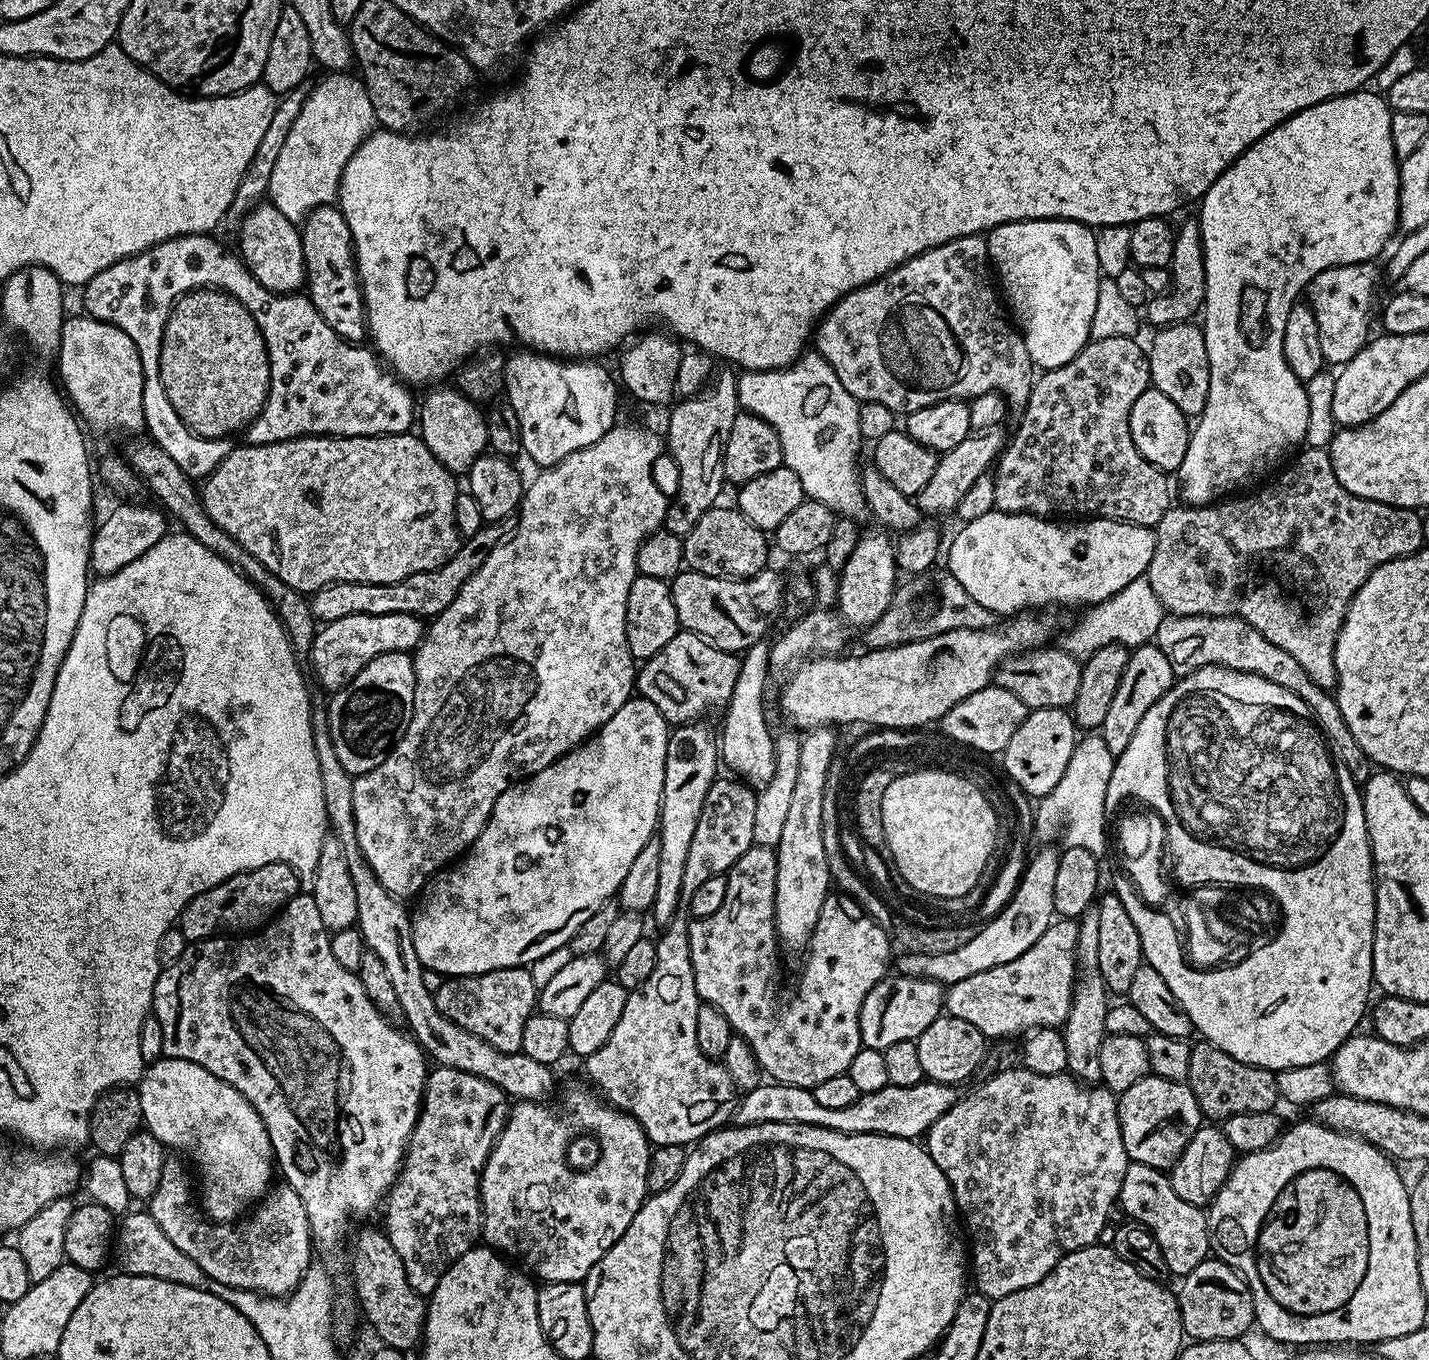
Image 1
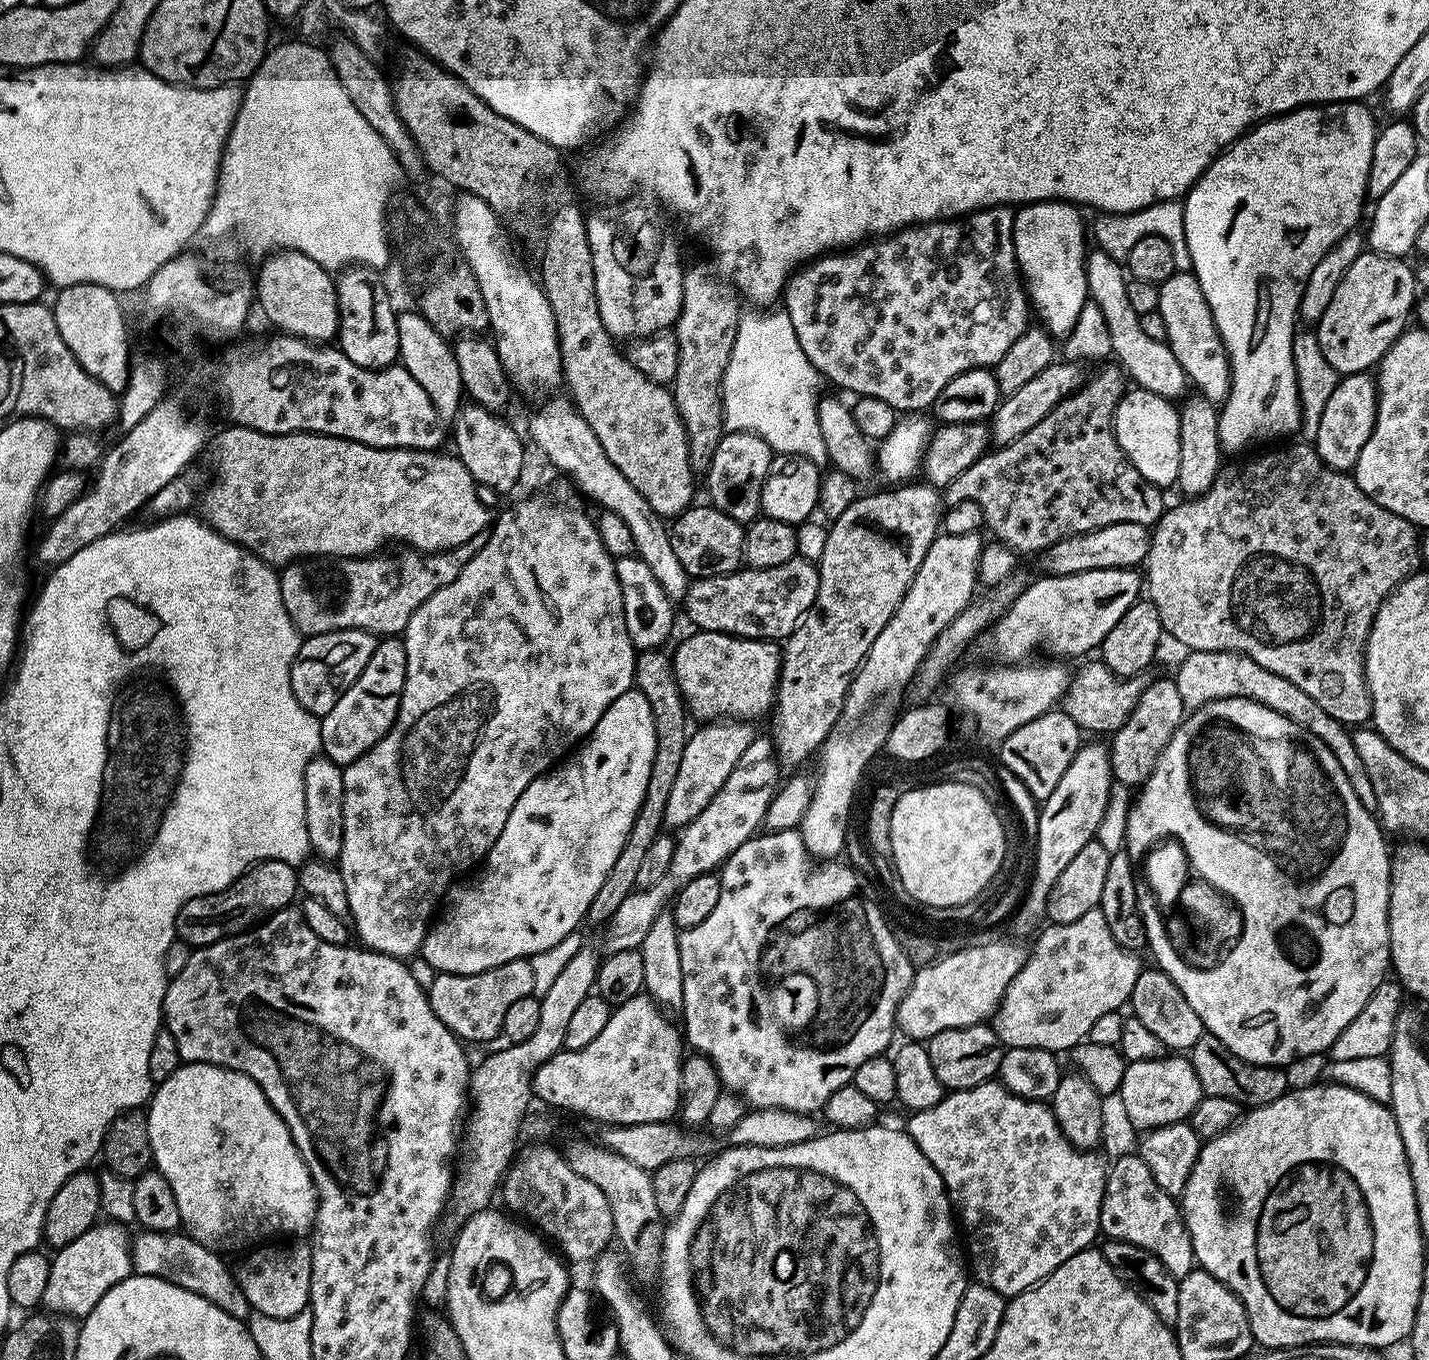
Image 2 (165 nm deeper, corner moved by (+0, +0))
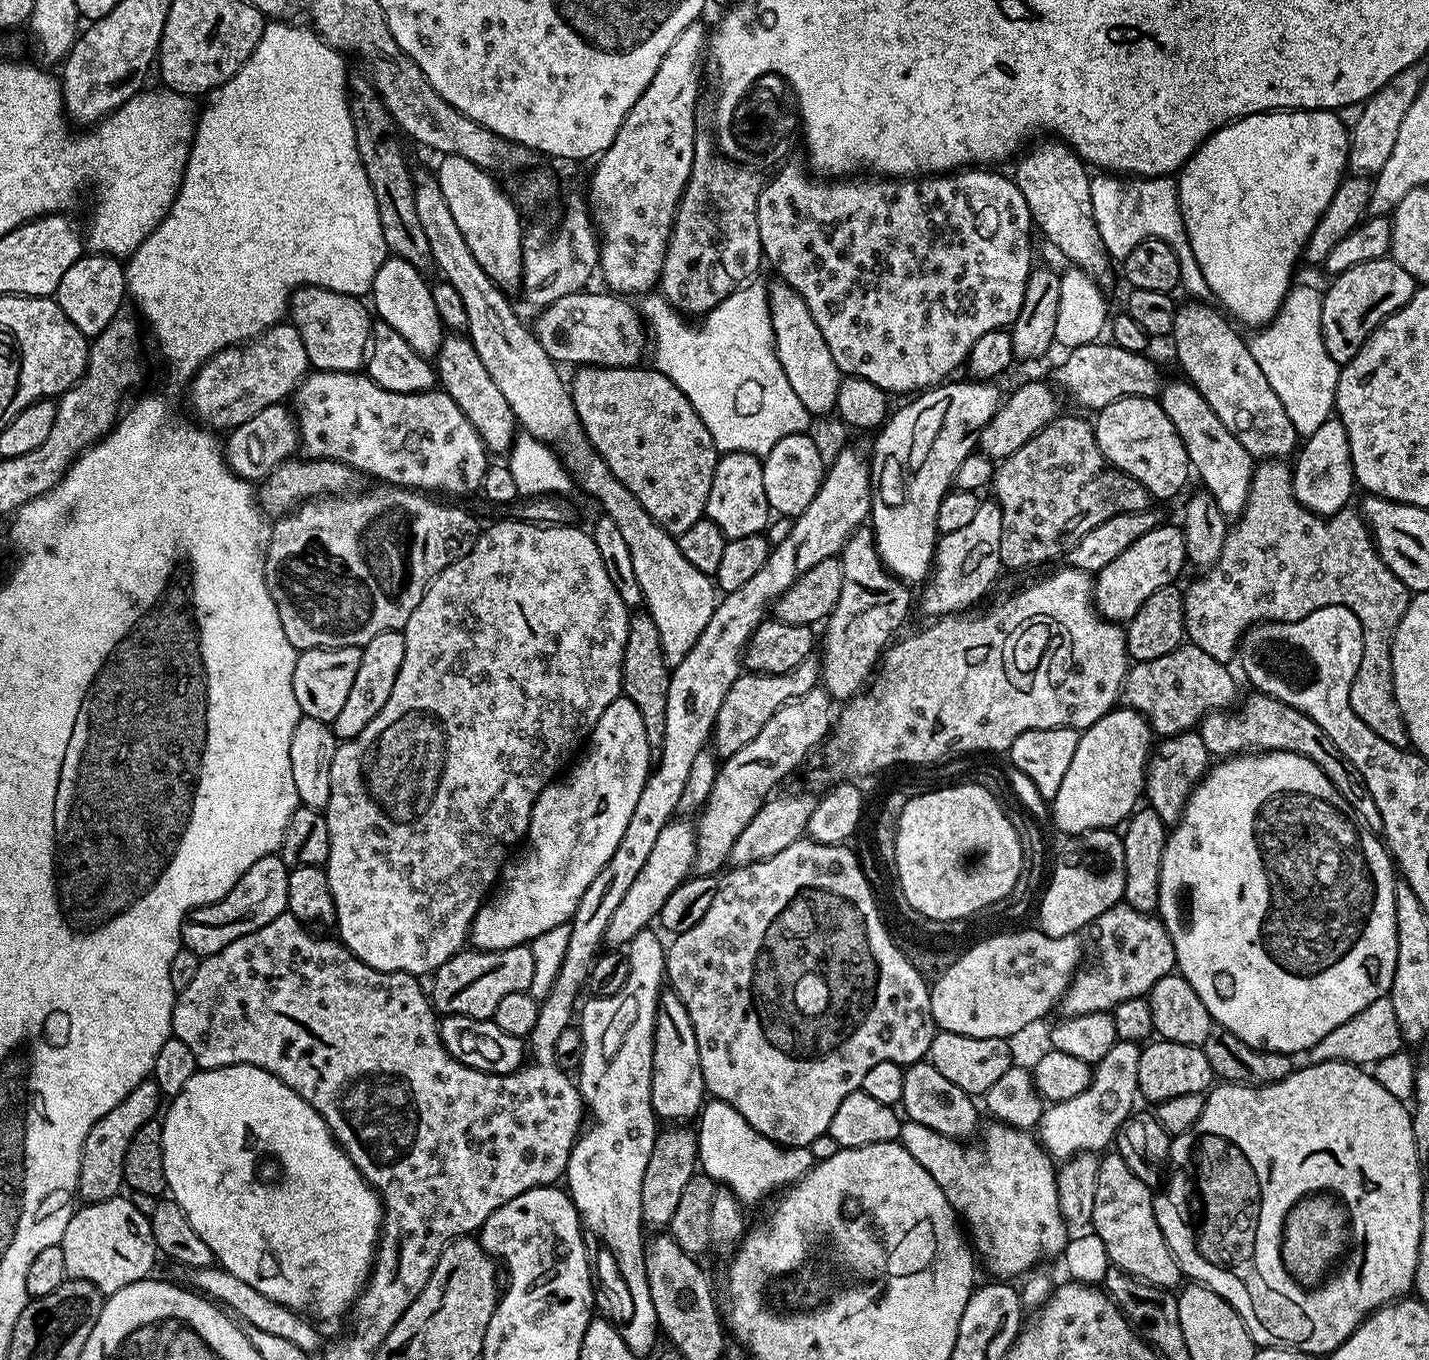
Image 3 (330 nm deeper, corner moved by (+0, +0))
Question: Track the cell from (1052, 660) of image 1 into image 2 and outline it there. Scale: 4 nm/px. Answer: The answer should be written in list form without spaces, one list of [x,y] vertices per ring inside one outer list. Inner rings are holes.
[[[1102,662],[1084,664],[1068,681],[1068,691],[1062,697],[1062,710],[1085,733],[1111,734],[1130,718],[1134,706],[1144,693],[1146,680],[1143,675],[1122,677],[1114,675]]]

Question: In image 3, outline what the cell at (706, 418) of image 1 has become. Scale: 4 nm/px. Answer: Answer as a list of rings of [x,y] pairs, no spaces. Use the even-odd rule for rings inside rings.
[[[704,130],[697,131],[694,166],[690,166],[690,178],[678,204],[658,285],[659,291],[672,303],[673,308],[688,318],[707,316],[708,311],[717,308],[731,292],[749,283],[755,277],[752,275],[760,268],[760,260],[762,264],[765,259],[764,247],[758,234],[756,203],[766,180],[756,173],[759,171],[755,167],[736,160],[720,156],[711,134]]]

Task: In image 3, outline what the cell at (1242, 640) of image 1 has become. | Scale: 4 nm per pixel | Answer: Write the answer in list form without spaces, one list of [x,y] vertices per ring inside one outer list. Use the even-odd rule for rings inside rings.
[[[1252,694],[1252,697],[1239,705],[1237,710],[1221,710],[1209,712],[1198,725],[1198,731],[1202,742],[1206,742],[1206,750],[1213,757],[1227,758],[1237,754],[1248,754],[1253,750],[1258,752],[1293,752],[1310,758],[1334,782],[1334,786],[1350,802],[1350,806],[1356,815],[1364,821],[1367,828],[1373,830],[1382,829],[1382,818],[1378,814],[1378,806],[1374,806],[1374,798],[1362,778],[1358,774],[1358,766],[1334,746],[1334,741],[1326,735],[1326,730],[1318,726],[1306,714],[1294,710],[1294,706],[1286,706],[1286,702],[1278,702],[1278,698],[1263,694]]]

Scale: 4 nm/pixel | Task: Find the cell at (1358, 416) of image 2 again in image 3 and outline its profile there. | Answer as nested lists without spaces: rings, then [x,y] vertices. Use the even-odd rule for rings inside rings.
[[[1339,418],[1322,422],[1322,426],[1318,426],[1318,430],[1314,430],[1314,434],[1310,434],[1303,441],[1295,460],[1292,485],[1302,506],[1306,506],[1318,516],[1326,517],[1349,507],[1351,500],[1348,499],[1352,496],[1352,488],[1354,489],[1352,455],[1348,435]]]

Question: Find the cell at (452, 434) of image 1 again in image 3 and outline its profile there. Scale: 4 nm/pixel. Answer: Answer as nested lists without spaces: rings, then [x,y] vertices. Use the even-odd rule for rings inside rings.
[[[389,255],[388,259],[382,262],[378,274],[374,274],[370,304],[375,315],[386,326],[398,330],[398,334],[402,334],[402,338],[406,338],[406,342],[410,342],[410,346],[414,346],[420,356],[432,358],[440,349],[446,329],[440,320],[438,306],[434,306],[432,284],[424,281],[424,275],[421,269],[415,268],[401,256]]]

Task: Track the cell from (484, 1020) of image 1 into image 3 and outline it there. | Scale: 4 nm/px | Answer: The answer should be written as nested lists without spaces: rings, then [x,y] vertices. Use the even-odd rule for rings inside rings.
[[[528,944],[493,952],[461,950],[436,972],[434,992],[430,999],[437,1013],[444,1016],[491,1020],[494,1010],[498,1010],[498,1002],[502,1002],[506,994],[529,991],[533,978],[534,954]]]

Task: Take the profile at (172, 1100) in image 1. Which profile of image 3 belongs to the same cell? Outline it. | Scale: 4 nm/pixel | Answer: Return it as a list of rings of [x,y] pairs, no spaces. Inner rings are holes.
[[[231,1064],[225,1068],[205,1068],[195,1072],[190,1082],[186,1082],[186,1086],[182,1086],[182,1090],[178,1090],[178,1094],[167,1101],[160,1129],[162,1130],[162,1166],[166,1170],[167,1191],[171,1199],[175,1200],[185,1212],[190,1226],[198,1232],[198,1238],[202,1238],[202,1242],[210,1246],[215,1263],[219,1267],[254,1287],[259,1294],[264,1294],[266,1298],[284,1304],[285,1307],[300,1314],[332,1320],[335,1316],[349,1311],[350,1305],[364,1291],[364,1285],[367,1284],[372,1271],[384,1222],[385,1210],[382,1197],[364,1179],[364,1175],[357,1170],[354,1162],[350,1162],[350,1158],[332,1137],[332,1132],[326,1126],[324,1119],[297,1092],[290,1090],[286,1082],[282,1082],[277,1076],[258,1066]]]

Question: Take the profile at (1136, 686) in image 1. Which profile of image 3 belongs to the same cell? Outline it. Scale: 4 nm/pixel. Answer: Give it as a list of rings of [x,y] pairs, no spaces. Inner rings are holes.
[[[1199,731],[1169,736],[1155,745],[1144,778],[1144,796],[1153,810],[1163,818],[1165,825],[1175,825],[1179,820],[1188,805],[1188,797],[1192,795],[1193,788],[1204,779],[1209,767],[1210,753],[1206,750],[1206,742],[1202,742]]]

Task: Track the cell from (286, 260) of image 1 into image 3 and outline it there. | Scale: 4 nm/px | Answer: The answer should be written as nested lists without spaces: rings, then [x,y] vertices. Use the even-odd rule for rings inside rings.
[[[307,284],[292,293],[287,315],[298,334],[302,334],[302,346],[306,346],[308,362],[313,369],[321,372],[360,372],[365,367],[374,320],[369,305],[361,297],[343,296],[334,290]]]

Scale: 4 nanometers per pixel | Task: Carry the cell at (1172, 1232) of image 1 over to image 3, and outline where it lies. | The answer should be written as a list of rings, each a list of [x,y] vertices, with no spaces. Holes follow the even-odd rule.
[[[1105,1155],[1098,1166],[1098,1190],[1094,1194],[1091,1231],[1095,1232],[1098,1238],[1102,1238],[1102,1246],[1106,1246],[1108,1263],[1111,1267],[1121,1268],[1126,1274],[1136,1276],[1147,1284],[1169,1290],[1175,1289],[1181,1283],[1182,1273],[1162,1230],[1158,1226],[1158,1218],[1154,1214],[1153,1189],[1146,1182],[1142,1182],[1142,1178],[1138,1178],[1138,1174],[1134,1174],[1130,1170],[1130,1166],[1126,1166],[1126,1162],[1121,1156],[1111,1155]]]

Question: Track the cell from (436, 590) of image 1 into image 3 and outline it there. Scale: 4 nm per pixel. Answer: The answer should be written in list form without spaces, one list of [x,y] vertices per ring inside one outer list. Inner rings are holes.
[[[376,487],[361,496],[305,502],[271,525],[264,585],[270,590],[270,598],[274,598],[274,606],[278,606],[278,622],[282,622],[286,638],[290,638],[297,650],[360,648],[368,644],[374,634],[403,629],[433,578],[446,570],[446,566],[468,556],[481,534],[482,524],[462,508],[438,504],[434,501],[437,499],[416,490]]]

